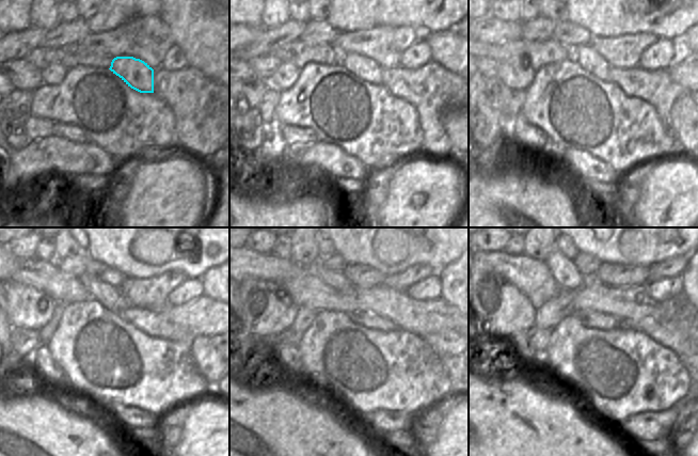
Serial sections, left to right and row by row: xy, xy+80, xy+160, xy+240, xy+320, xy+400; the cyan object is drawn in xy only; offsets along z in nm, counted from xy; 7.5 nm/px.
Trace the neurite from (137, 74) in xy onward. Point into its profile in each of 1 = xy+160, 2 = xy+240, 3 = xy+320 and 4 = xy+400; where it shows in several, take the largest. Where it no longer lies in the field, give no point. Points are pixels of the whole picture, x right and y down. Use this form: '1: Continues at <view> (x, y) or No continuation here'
1: Continues at xy+160 (590, 61)
2: Continues at xy+240 (111, 298)
3: Continues at xy+320 (336, 280)
4: Continues at xy+400 (562, 269)

